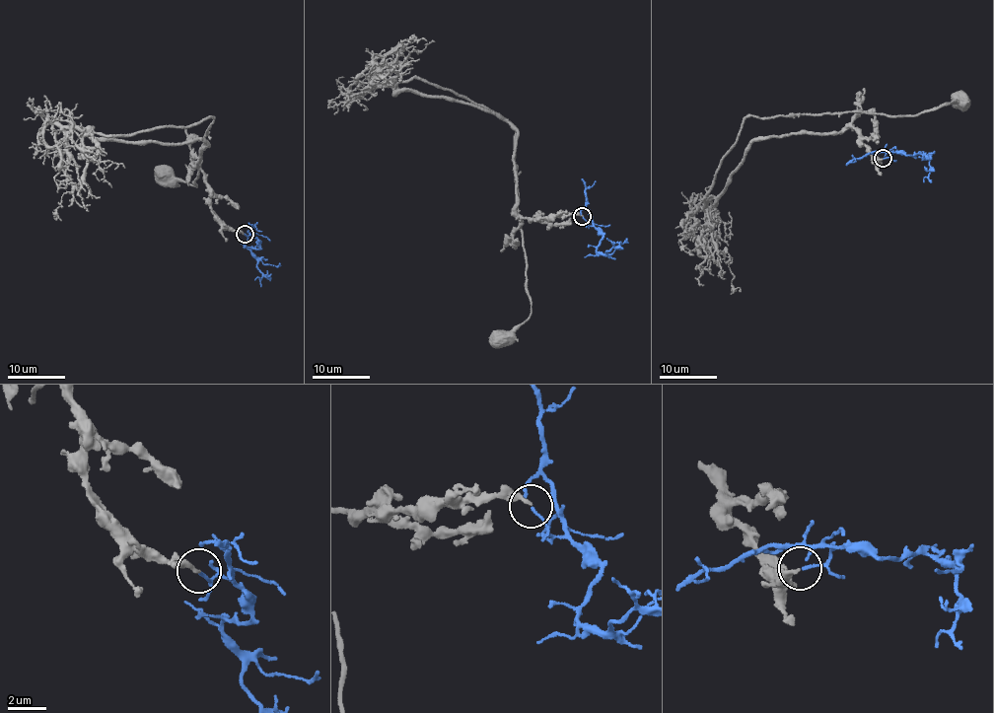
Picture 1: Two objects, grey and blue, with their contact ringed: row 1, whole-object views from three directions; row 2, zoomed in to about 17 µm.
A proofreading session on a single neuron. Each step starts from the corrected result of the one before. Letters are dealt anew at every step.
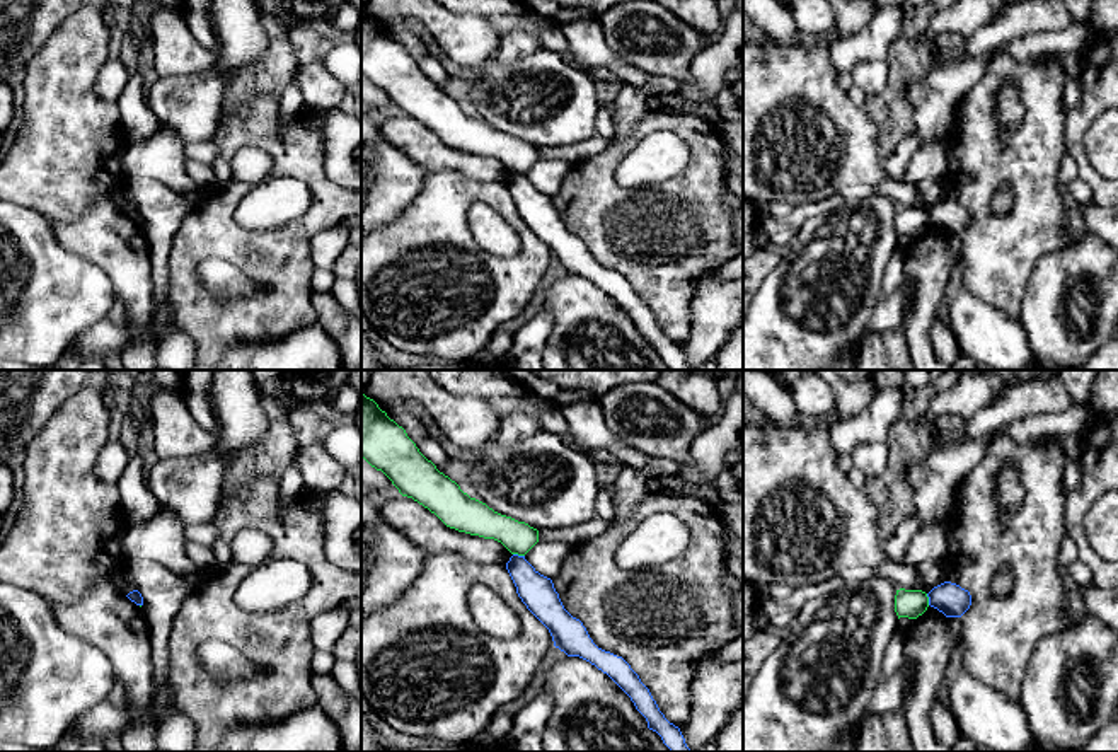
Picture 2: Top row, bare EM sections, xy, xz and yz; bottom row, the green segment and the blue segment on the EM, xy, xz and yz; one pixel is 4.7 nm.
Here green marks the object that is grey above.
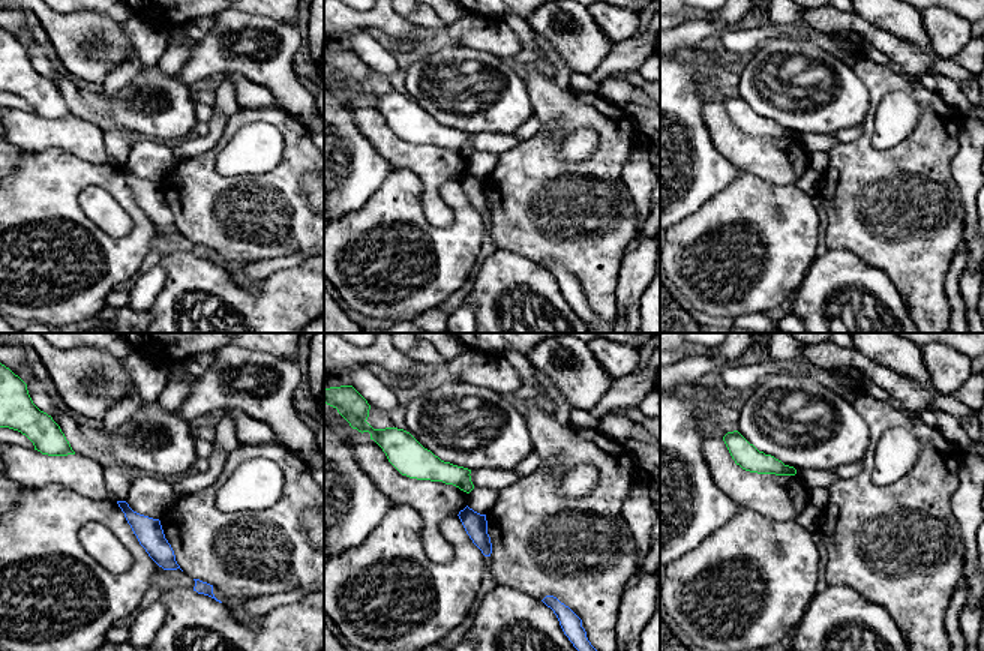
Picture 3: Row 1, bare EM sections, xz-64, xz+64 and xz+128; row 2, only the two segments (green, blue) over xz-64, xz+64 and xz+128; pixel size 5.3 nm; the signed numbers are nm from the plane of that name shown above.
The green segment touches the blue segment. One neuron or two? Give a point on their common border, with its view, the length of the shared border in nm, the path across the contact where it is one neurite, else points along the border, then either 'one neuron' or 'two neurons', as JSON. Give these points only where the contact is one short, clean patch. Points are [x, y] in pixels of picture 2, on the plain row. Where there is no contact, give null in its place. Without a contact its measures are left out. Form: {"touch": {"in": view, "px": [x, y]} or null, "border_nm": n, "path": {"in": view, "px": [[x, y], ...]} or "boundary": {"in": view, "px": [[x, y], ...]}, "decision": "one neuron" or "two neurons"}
{"touch": {"in": "xz", "px": [518, 173]}, "border_nm": 60, "boundary": {"in": "xz", "px": [[513, 171], [524, 174]]}, "decision": "two neurons"}

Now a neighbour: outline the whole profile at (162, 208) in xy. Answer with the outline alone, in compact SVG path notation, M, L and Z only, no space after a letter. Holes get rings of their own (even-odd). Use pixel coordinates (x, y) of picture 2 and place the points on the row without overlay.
M153 179L135 182L130 193L143 215L141 232L148 242L153 312L157 312L169 297L169 252L172 239L194 205L187 196Z

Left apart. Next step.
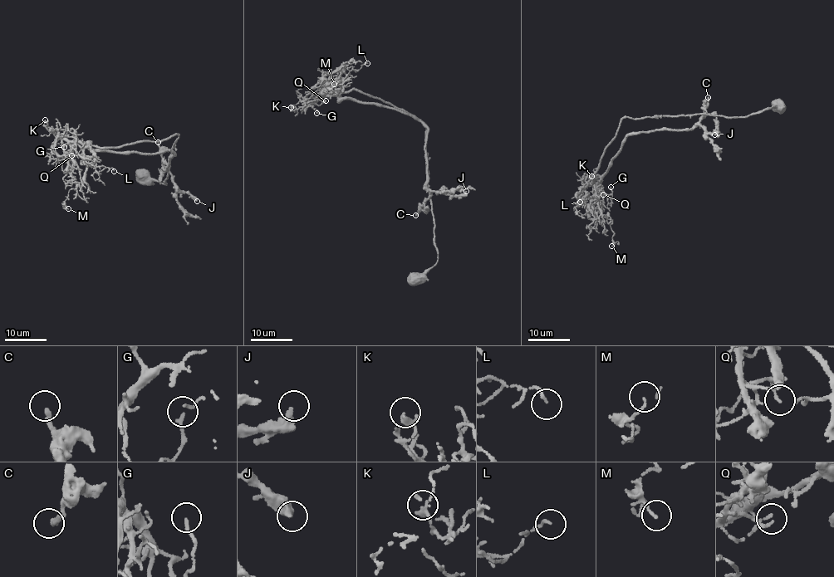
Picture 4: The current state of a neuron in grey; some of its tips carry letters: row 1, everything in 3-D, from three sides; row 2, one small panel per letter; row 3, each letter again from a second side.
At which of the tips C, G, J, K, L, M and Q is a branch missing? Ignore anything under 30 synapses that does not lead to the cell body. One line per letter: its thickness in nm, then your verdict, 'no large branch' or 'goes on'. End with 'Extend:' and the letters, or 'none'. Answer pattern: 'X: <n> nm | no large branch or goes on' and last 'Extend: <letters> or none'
C: 240 nm | no large branch
G: 150 nm | no large branch
J: 340 nm | no large branch
K: 300 nm | no large branch
L: 130 nm | no large branch
M: 100 nm | no large branch
Q: 110 nm | no large branch
Extend: none

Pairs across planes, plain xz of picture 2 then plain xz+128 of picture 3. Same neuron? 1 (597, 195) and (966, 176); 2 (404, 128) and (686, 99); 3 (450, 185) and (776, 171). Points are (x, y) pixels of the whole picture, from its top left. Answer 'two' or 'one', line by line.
1: two
2: two
3: two

